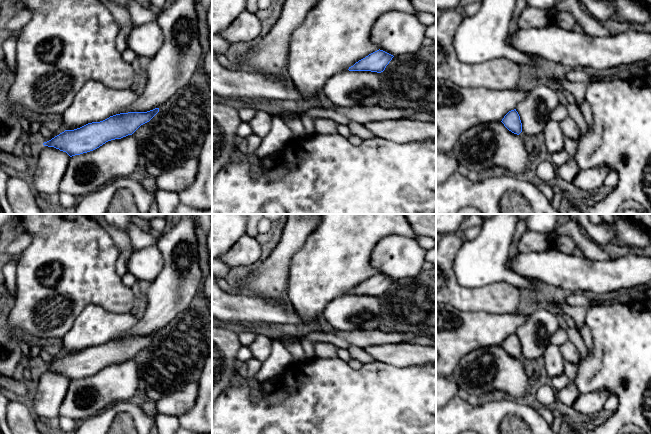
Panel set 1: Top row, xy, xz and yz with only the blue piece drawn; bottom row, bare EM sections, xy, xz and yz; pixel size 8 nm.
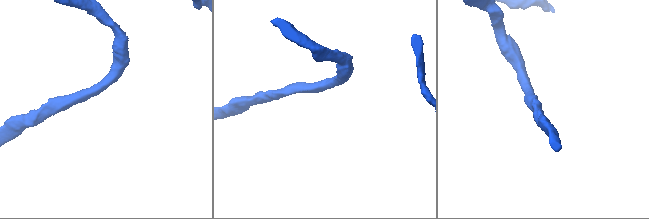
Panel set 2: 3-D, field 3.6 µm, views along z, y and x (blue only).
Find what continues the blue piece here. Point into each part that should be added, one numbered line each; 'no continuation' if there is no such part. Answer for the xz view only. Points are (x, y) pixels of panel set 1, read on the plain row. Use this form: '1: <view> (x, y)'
1: xz (350, 312)

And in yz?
1: yz (534, 334)

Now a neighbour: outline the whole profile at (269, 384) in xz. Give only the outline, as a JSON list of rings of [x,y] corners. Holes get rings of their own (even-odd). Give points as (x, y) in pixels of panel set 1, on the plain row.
[[[278,375],[278,376],[275,376],[275,377],[272,377],[272,378],[269,378],[267,380],[265,380],[263,383],[262,383],[262,386],[267,390],[267,391],[274,391],[275,390],[275,384],[277,383],[278,381],[278,378],[281,376]]]

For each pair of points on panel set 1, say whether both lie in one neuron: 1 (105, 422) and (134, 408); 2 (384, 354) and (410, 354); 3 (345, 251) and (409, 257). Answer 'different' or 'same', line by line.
1: same
2: same
3: different

